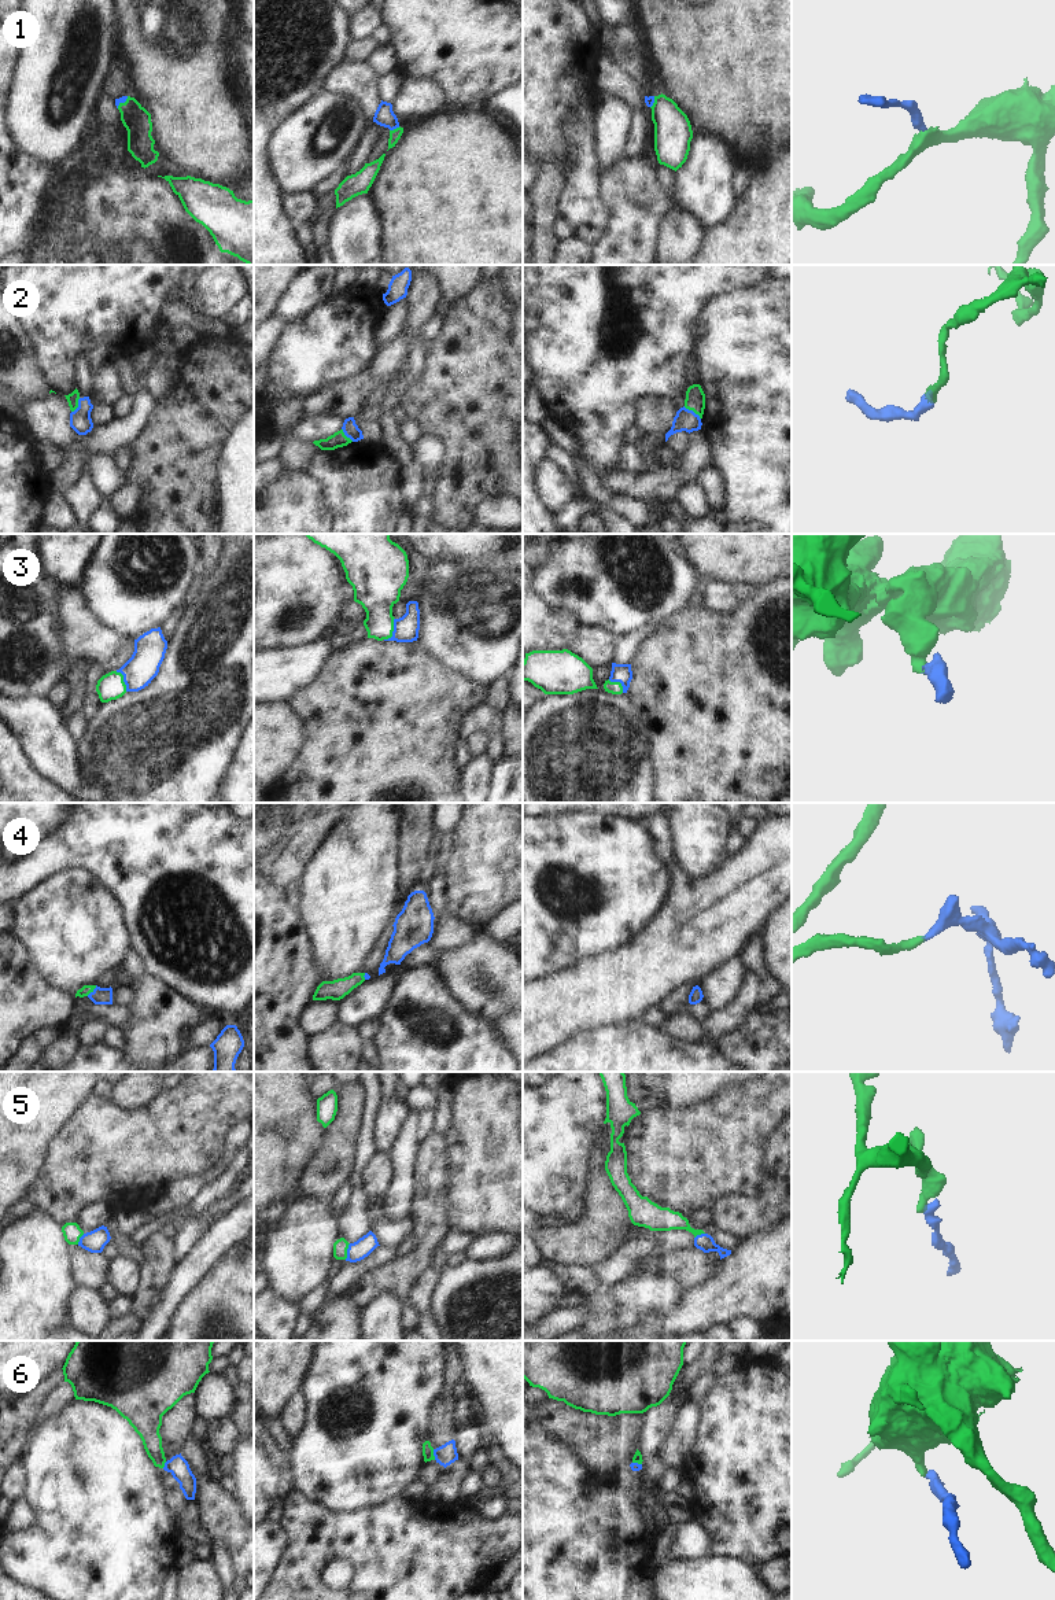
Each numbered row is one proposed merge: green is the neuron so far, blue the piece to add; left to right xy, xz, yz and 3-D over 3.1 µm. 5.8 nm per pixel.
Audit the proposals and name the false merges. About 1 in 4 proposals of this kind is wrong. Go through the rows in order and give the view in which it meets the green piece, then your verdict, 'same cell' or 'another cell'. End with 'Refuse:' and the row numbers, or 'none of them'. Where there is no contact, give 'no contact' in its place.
1: contact in xz; same cell
2: contact in yz; same cell
3: contact in xz; same cell
4: contact in xy; same cell
5: contact in xz; same cell
6: contact in xz; another cell
Refuse: 6

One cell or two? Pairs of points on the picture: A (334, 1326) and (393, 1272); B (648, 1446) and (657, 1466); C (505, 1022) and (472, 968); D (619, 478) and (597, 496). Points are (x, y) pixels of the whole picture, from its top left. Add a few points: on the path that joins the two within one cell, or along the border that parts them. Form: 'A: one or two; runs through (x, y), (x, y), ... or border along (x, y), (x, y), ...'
A: two; border along (343, 1294), (349, 1296), (360, 1311)
B: two; border along (656, 1453), (644, 1460)
C: one; runs through (504, 1009), (487, 992), (483, 981)
D: two; border along (598, 476), (604, 489), (635, 500)

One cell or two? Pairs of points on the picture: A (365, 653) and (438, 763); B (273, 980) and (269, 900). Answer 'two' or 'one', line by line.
A: one
B: one

